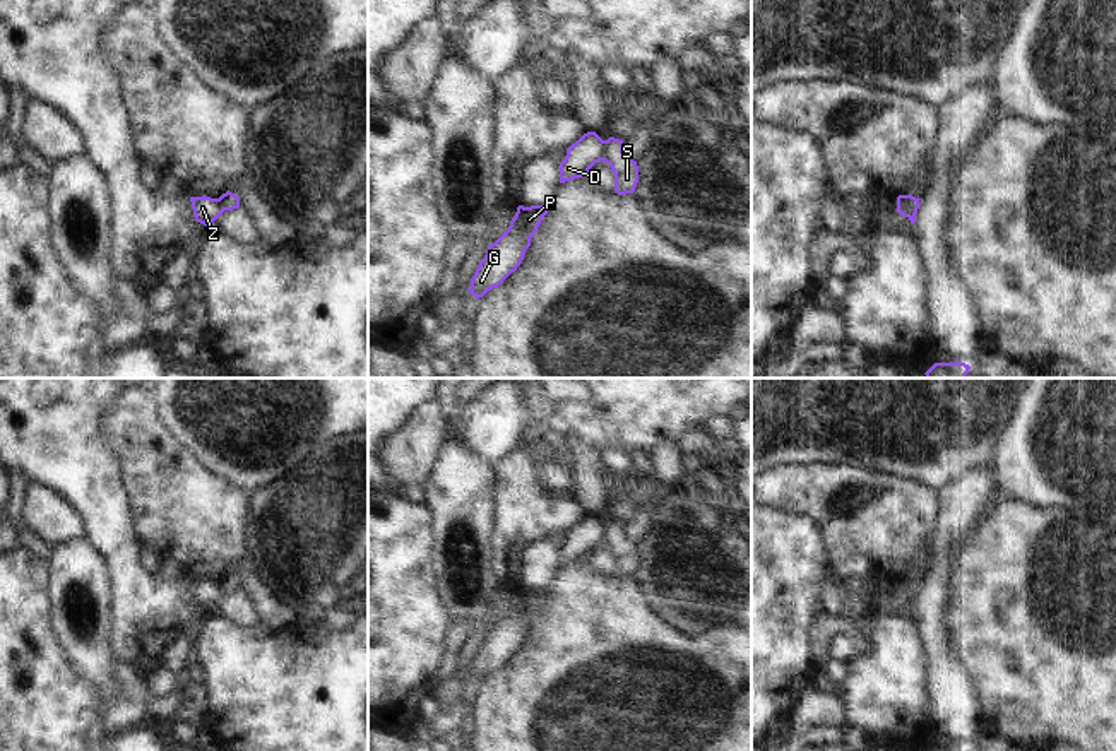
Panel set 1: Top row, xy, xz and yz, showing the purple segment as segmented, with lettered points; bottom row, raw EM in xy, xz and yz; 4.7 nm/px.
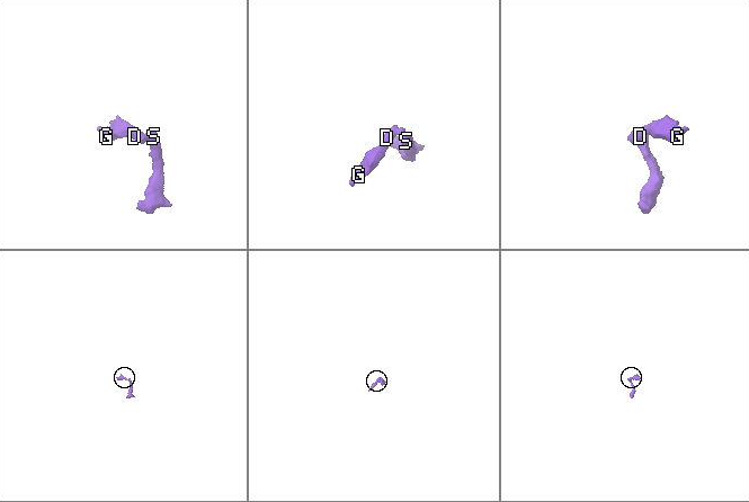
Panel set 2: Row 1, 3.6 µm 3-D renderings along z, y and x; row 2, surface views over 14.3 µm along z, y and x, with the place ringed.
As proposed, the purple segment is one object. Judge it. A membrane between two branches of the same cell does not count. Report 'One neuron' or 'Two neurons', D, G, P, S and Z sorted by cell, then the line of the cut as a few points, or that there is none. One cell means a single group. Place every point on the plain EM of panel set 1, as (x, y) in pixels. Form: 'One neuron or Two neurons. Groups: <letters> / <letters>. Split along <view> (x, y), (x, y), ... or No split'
Two neurons. Groups: D G P Z / S. Split along xz (605, 524), (605, 538), (599, 543).

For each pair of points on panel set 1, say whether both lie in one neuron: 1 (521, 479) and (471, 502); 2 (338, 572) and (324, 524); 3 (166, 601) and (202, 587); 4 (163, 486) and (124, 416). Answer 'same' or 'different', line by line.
1: different
2: same
3: different
4: same

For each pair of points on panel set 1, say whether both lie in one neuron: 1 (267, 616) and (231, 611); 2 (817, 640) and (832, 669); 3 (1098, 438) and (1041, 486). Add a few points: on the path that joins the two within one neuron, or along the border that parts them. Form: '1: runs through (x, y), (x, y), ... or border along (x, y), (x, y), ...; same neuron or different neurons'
1: border along (240, 589), (259, 621); different neurons
2: border along (831, 659), (822, 669); different neurons
3: runs through (1084, 443), (1055, 473); same neuron

